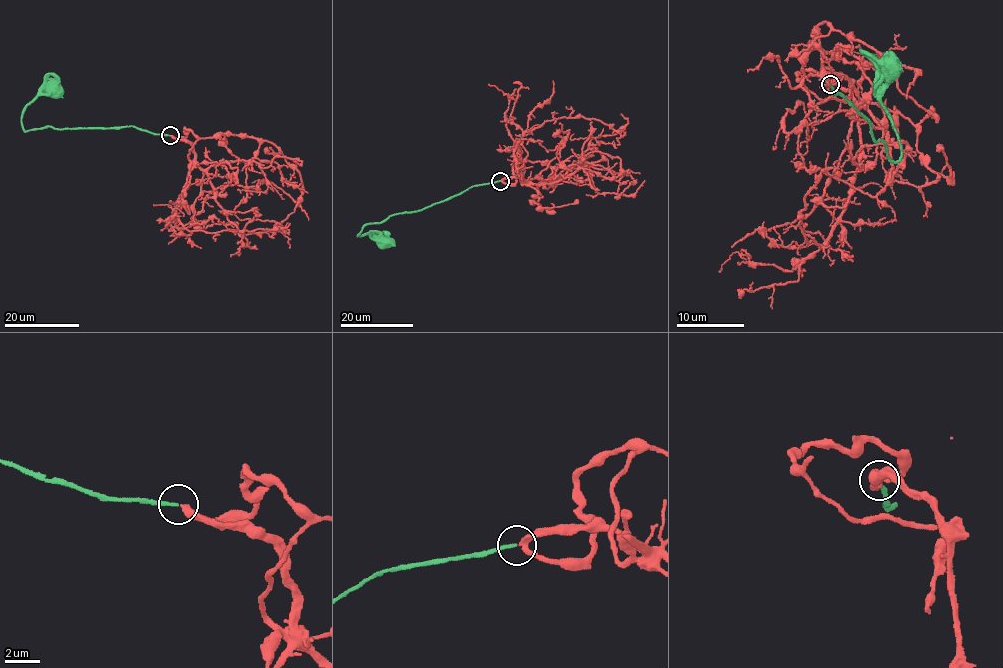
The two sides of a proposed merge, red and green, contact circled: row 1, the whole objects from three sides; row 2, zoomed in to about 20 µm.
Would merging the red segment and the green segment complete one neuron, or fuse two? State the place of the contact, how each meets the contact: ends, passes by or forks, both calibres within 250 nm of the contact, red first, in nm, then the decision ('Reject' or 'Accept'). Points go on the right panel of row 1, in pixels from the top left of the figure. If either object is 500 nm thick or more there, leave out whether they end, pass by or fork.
Place: (830, 84). At the ring red passes by. At the ring green ends. Thickness 260 nm (red) against 180 nm. Accept

